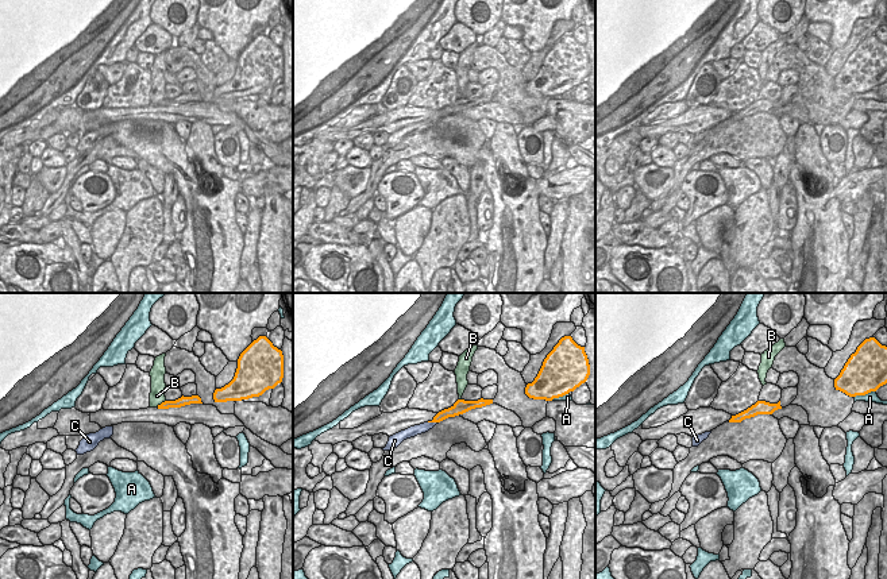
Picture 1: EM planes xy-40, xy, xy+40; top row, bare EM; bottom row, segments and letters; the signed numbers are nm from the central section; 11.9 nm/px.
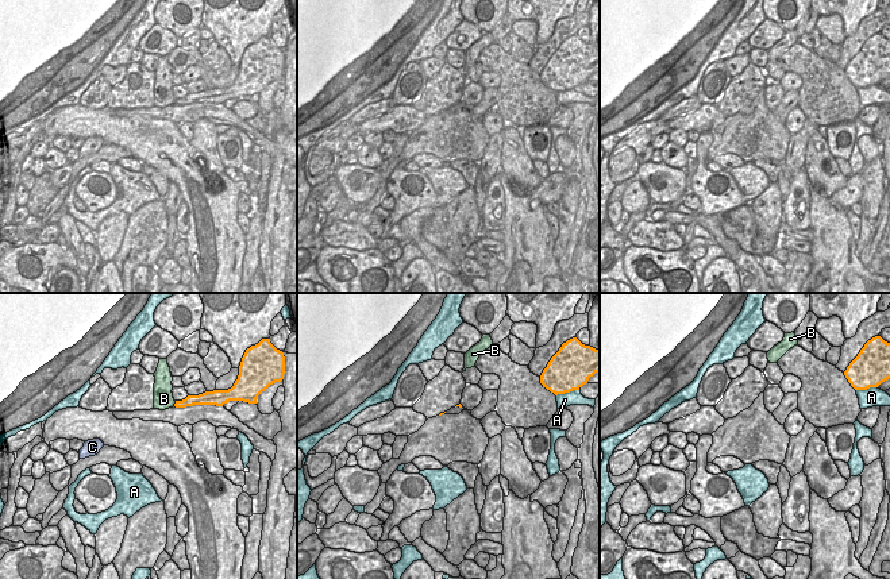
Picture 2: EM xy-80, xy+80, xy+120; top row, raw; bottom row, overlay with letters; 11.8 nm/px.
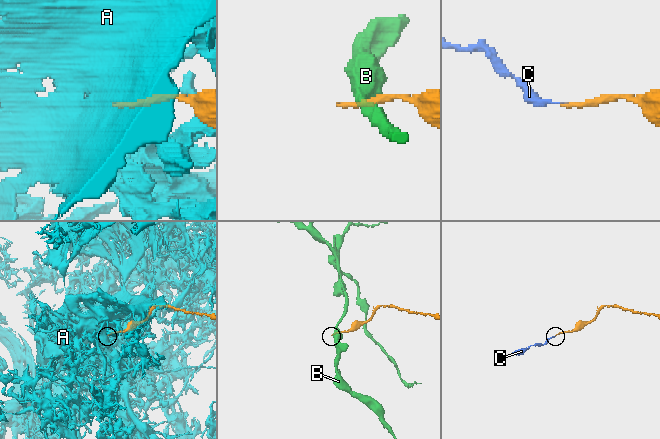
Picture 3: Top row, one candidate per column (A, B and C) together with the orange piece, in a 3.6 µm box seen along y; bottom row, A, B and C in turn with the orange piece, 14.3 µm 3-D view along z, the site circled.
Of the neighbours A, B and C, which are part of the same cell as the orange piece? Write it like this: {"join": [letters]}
{"join": ["C"]}

